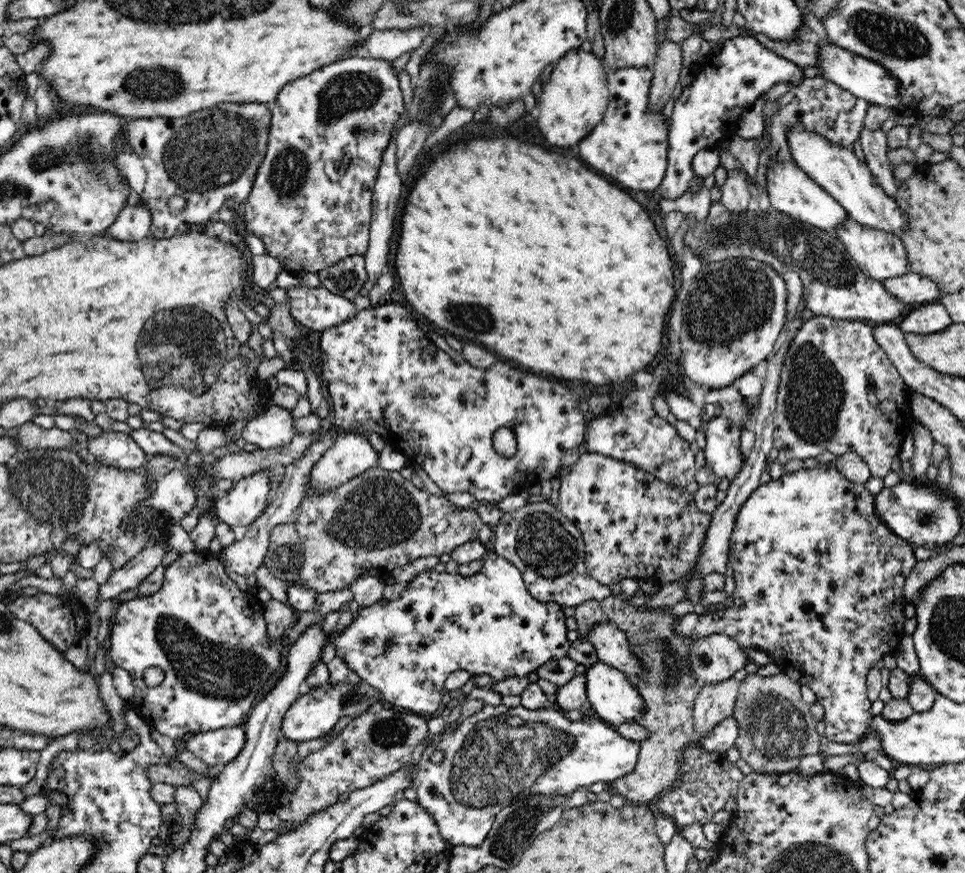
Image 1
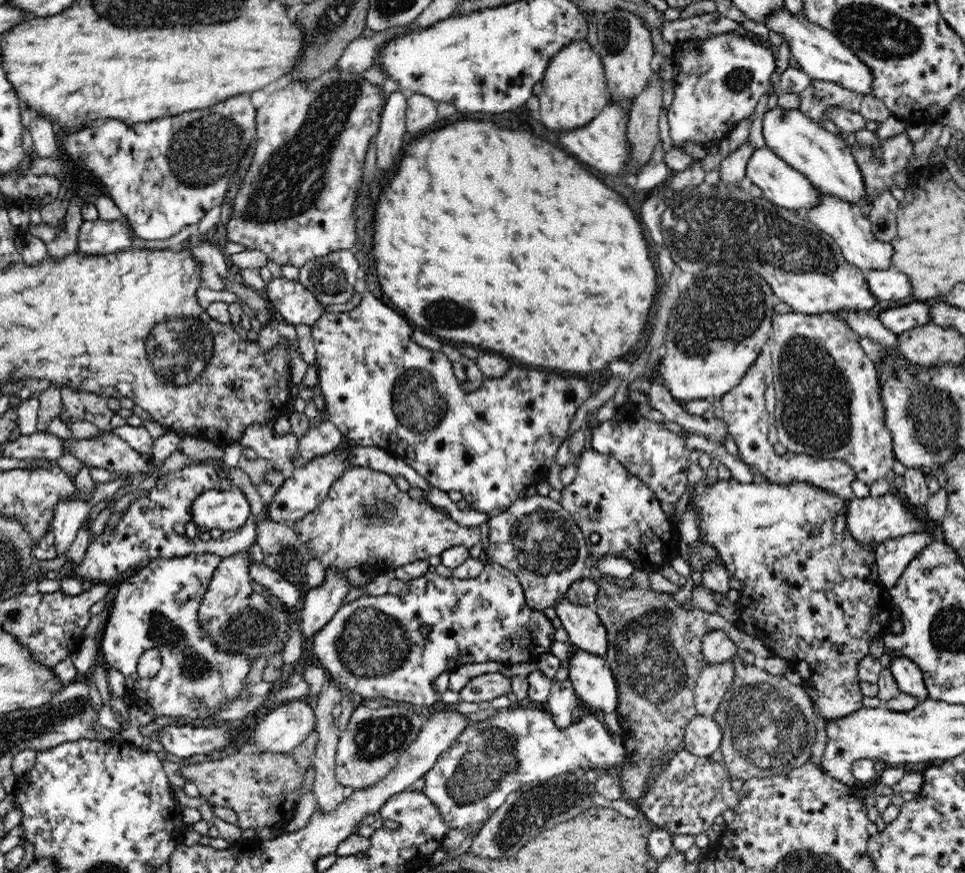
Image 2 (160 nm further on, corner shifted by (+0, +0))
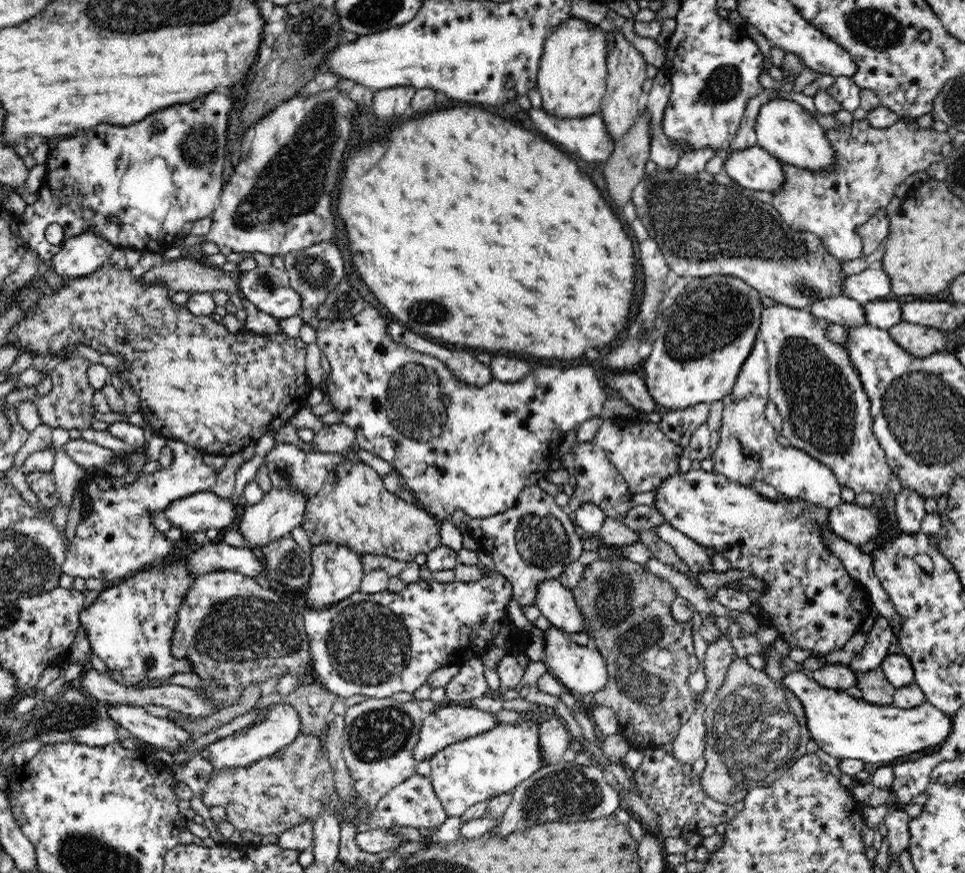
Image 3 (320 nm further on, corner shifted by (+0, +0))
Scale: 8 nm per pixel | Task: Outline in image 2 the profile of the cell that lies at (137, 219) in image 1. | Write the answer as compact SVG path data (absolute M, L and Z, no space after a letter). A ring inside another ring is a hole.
M83 220L78 230L78 242L74 254L106 256L116 251L125 251L132 244L132 229L128 221Z

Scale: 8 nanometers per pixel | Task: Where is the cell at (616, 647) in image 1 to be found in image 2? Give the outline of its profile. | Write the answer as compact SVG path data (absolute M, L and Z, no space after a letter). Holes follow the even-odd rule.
M566 595L554 600L552 607L555 609L556 617L560 619L561 627L568 633L572 645L594 654L606 654L606 627L596 611L588 606L574 604Z

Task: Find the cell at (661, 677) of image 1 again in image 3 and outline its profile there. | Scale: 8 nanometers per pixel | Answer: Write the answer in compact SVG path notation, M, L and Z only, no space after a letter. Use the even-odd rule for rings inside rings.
M614 556L612 560L598 558L586 564L578 586L571 590L576 607L584 617L584 630L590 638L590 645L606 661L608 680L604 688L594 694L596 704L607 706L616 713L620 731L631 747L641 750L668 748L680 727L694 712L692 696L696 693L690 691L686 678L700 668L692 642L692 623L678 623L670 615L676 591L666 578L652 573L645 564L632 562L624 556Z

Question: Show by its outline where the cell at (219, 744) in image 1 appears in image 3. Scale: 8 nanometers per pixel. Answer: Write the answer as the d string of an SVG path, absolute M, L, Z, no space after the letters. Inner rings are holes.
M119 702L105 704L110 720L144 743L162 747L166 751L176 751L191 738L188 732L174 725L169 718L154 716L143 706Z

